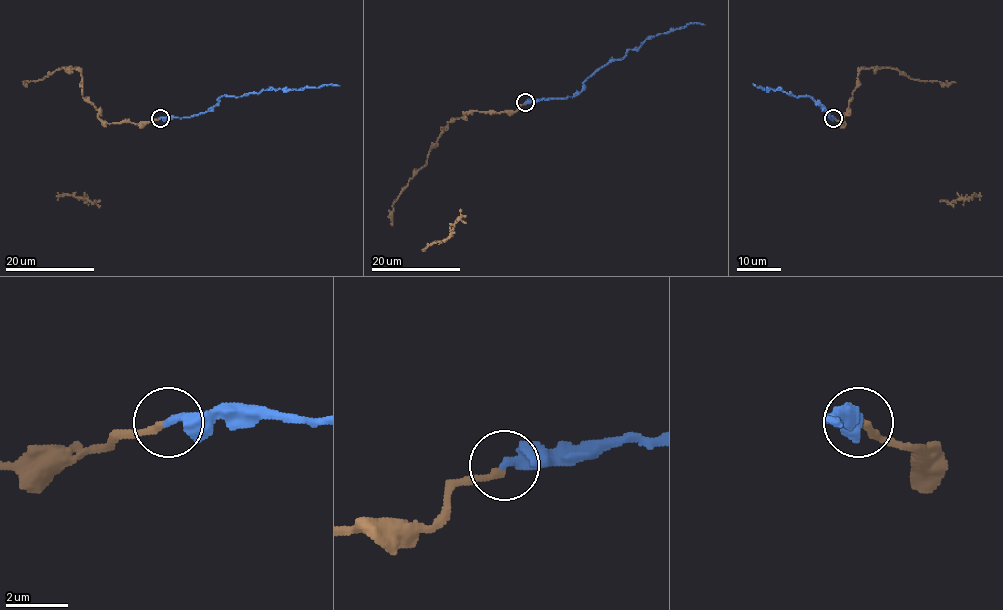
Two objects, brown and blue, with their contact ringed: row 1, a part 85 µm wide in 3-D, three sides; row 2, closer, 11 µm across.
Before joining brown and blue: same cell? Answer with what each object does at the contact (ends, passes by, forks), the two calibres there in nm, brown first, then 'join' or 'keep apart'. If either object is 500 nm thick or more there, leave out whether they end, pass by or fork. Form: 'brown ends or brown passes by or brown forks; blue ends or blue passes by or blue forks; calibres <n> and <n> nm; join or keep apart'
brown ends; blue ends; calibres 240 and 360 nm; join

